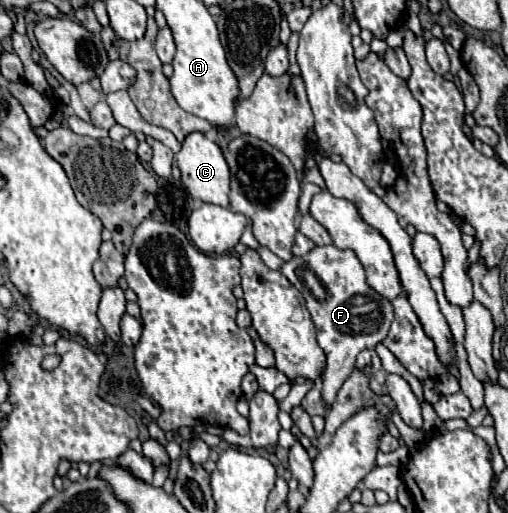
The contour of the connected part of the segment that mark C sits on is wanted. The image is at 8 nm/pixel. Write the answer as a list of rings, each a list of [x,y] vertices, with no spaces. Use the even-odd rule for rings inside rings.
[[[191,133],[187,135],[181,151],[177,153],[177,161],[181,169],[181,181],[191,193],[191,197],[201,199],[205,203],[229,207],[229,167],[217,143],[209,141],[203,133]]]

